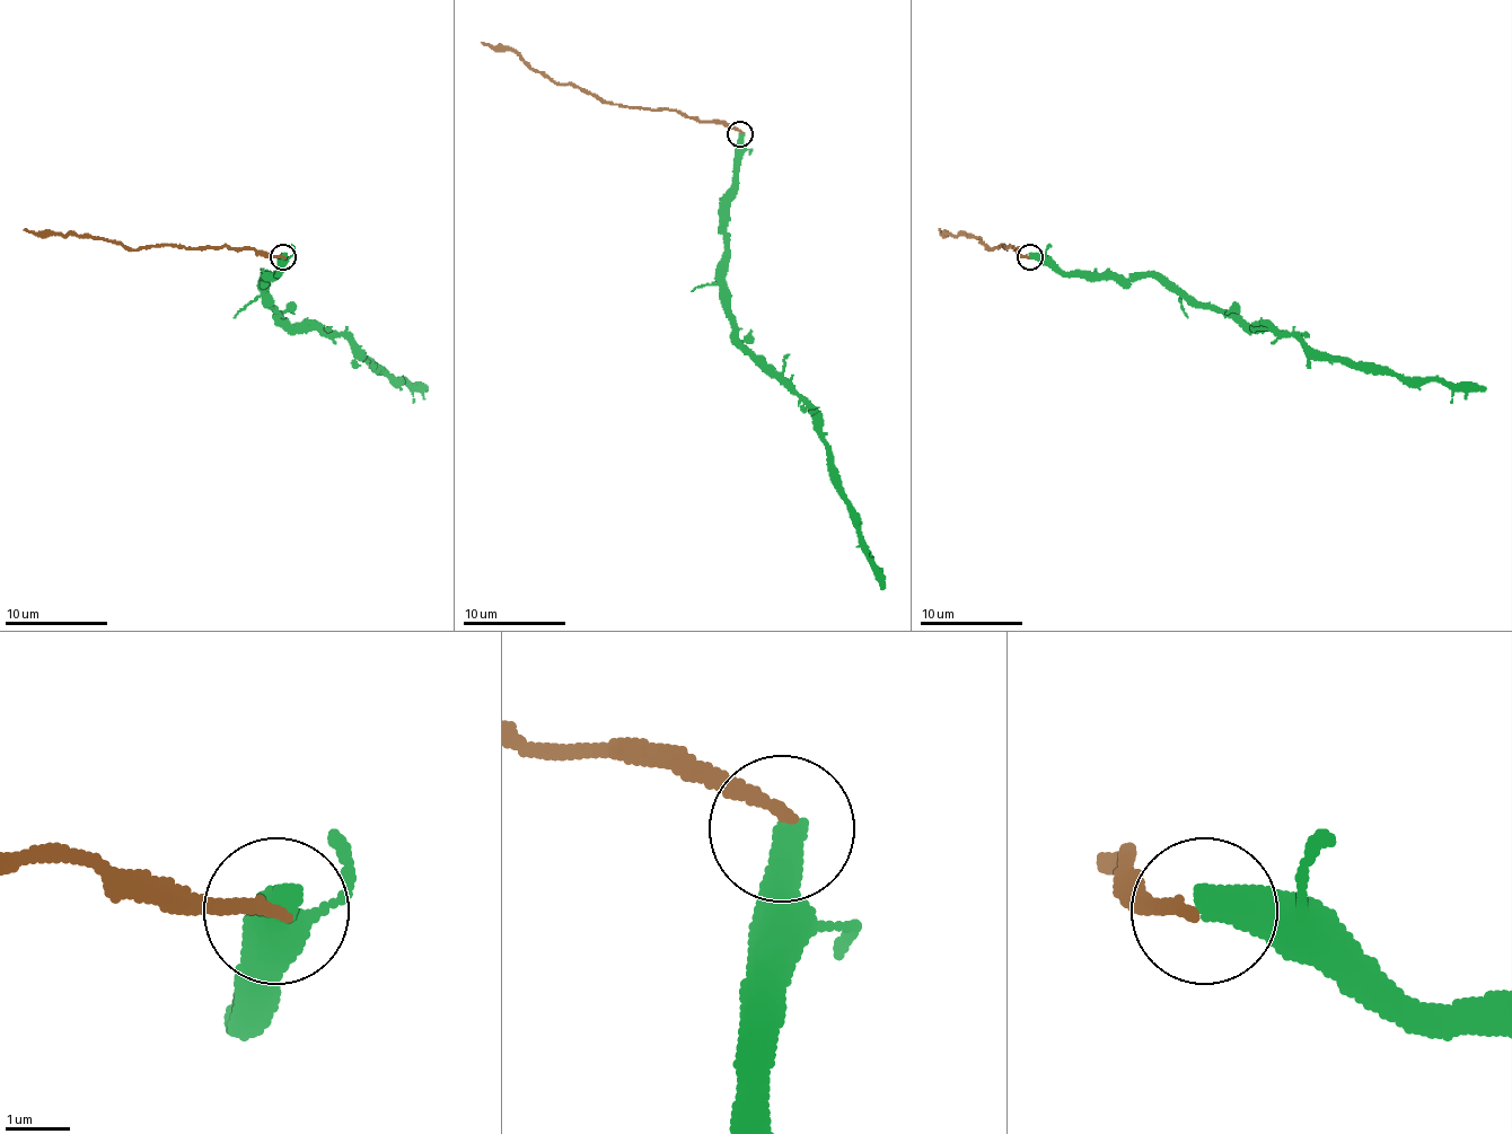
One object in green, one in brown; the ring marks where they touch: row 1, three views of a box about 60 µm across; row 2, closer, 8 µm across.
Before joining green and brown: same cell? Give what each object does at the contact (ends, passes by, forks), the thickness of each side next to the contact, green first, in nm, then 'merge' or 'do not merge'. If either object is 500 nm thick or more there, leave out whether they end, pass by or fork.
500 nm thick on the green side, 240 nm on the other; do not merge

